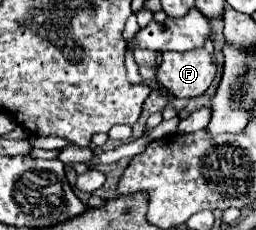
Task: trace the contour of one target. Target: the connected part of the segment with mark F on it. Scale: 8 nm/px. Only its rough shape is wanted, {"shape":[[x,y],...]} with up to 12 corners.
{"shape":[[212,40],[162,52],[158,82],[176,98],[206,92],[216,74]]}

